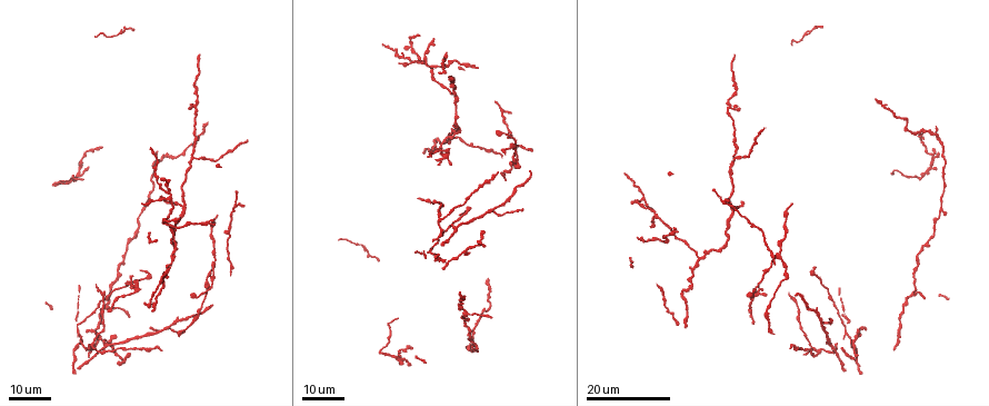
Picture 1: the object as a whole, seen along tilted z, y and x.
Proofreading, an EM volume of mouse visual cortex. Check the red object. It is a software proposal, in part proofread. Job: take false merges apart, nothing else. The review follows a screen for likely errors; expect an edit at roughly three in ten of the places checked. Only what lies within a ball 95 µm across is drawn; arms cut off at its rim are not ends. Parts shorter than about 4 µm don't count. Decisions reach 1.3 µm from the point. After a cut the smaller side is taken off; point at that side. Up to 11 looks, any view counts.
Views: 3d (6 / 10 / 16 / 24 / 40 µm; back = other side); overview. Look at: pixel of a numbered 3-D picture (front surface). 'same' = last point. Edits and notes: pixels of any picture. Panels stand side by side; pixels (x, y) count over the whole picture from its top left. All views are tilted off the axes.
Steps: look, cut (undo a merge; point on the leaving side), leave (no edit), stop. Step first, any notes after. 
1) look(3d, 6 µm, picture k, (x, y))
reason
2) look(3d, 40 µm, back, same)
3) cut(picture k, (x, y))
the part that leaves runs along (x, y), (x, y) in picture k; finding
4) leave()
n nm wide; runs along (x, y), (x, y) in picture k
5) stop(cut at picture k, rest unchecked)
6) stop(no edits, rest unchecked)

look(3d, 24 µm, picture 1, (655, 215))
side arm on a straight run

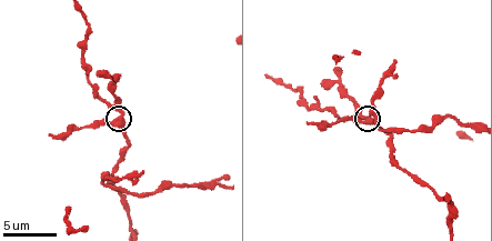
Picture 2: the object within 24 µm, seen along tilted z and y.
look(3d, 10 µm, picture 2, (368, 119))
zoom in

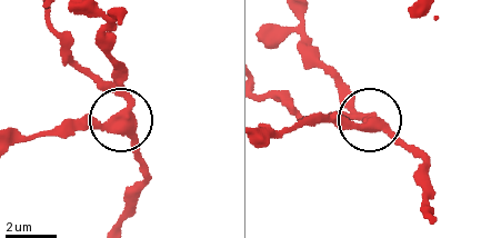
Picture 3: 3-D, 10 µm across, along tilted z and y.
leave()
side arm 7 µm; runs along (117, 224), (142, 166), (124, 128), (113, 122), (50, 129) in picture 3; all the same neuron

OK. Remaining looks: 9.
look(3d, 16 µm, picture 1, (174, 249))
branch point

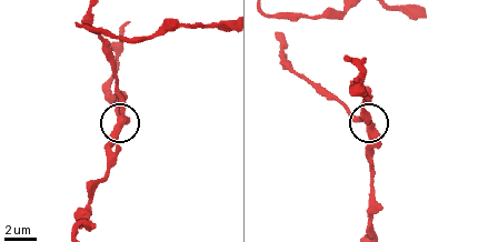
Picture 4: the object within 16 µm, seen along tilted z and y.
look(3d, 10 µm, same)

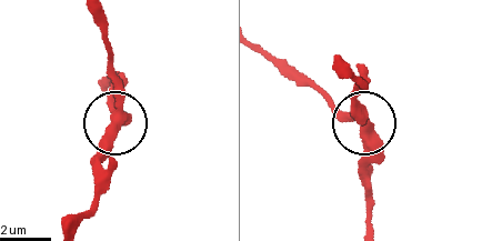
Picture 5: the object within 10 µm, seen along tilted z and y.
leave()
3 arms; one neuron here

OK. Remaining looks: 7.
look(3d, 16 µm, picture 1, (133, 294))
two arms in line, one across

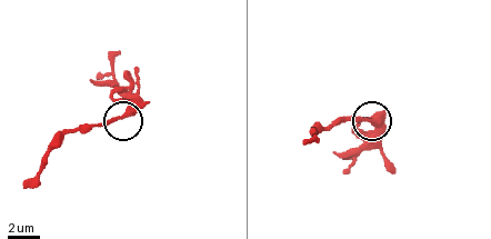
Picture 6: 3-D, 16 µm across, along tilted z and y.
look(3d, 6 µm, picture 6, (373, 120))

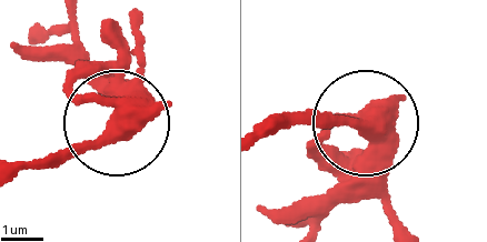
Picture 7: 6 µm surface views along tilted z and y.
cut(picture 7, (123, 52))
3 arms; the part that leaves runs along (135, 109), (86, 54), (78, 24) in picture 7; a second neuron is stuck on

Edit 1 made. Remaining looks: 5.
look(3d, 16 µm, picture 1, (213, 264))
arms part here

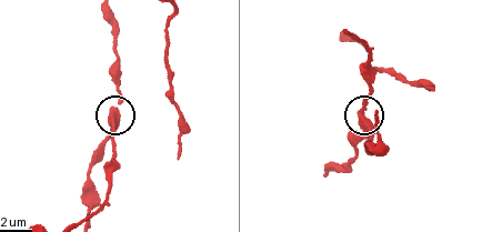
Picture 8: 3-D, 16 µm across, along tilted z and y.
look(3d, 6 µm, picture 8, (114, 111))

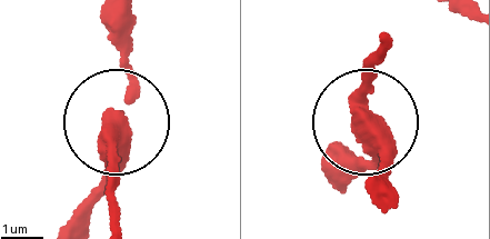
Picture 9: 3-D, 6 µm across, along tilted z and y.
leave()
side arm 14 µm; one neuron here

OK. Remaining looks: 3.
look(3d, 24 µm, picture 1, (456, 133))
three-way junction

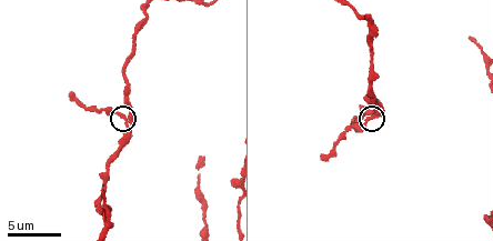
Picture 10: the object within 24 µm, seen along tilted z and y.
look(3d, 10 µm, picture 10, (123, 115))

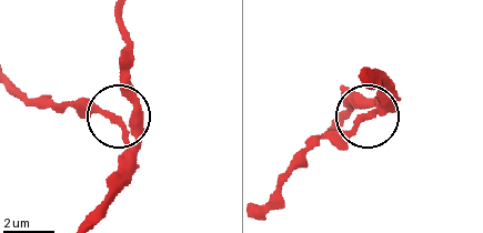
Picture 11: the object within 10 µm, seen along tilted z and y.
leave()
side arm 7 µm; one neuron here

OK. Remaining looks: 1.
stop(cut at picture 7, rest unchecked)

